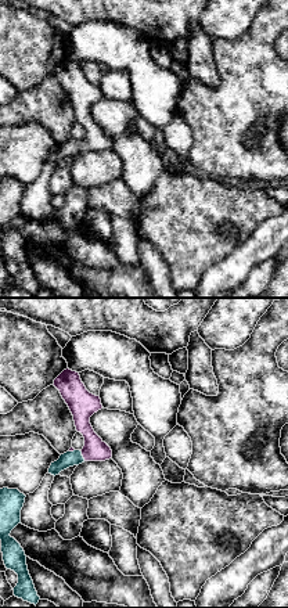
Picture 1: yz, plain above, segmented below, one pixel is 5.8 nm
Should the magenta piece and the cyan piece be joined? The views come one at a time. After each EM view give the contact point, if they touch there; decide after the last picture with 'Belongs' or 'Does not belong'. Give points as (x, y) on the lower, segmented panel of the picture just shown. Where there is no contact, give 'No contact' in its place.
Touches magenta at (82, 454)

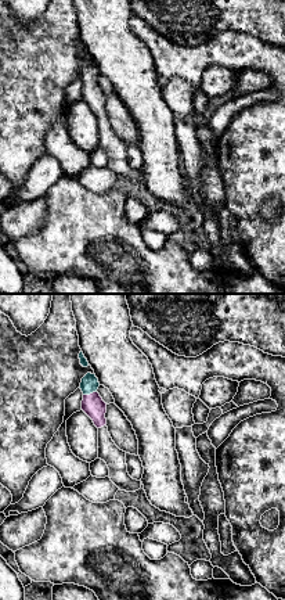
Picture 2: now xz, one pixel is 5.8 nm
Touches magenta at (90, 394)

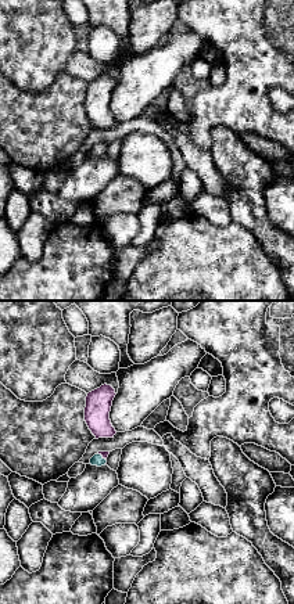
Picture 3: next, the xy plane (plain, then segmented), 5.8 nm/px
Touches magenta at (103, 457)

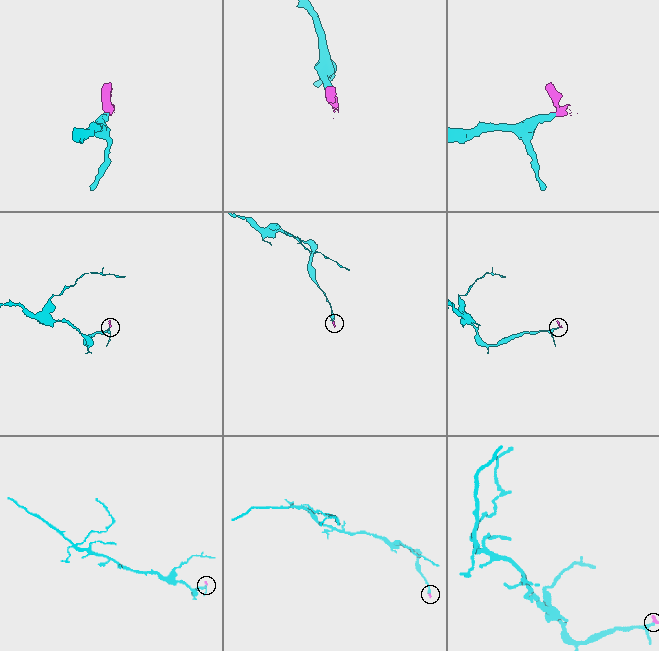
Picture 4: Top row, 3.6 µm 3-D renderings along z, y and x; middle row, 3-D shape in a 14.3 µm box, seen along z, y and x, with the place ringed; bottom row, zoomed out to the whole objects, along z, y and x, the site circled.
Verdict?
Belongs

